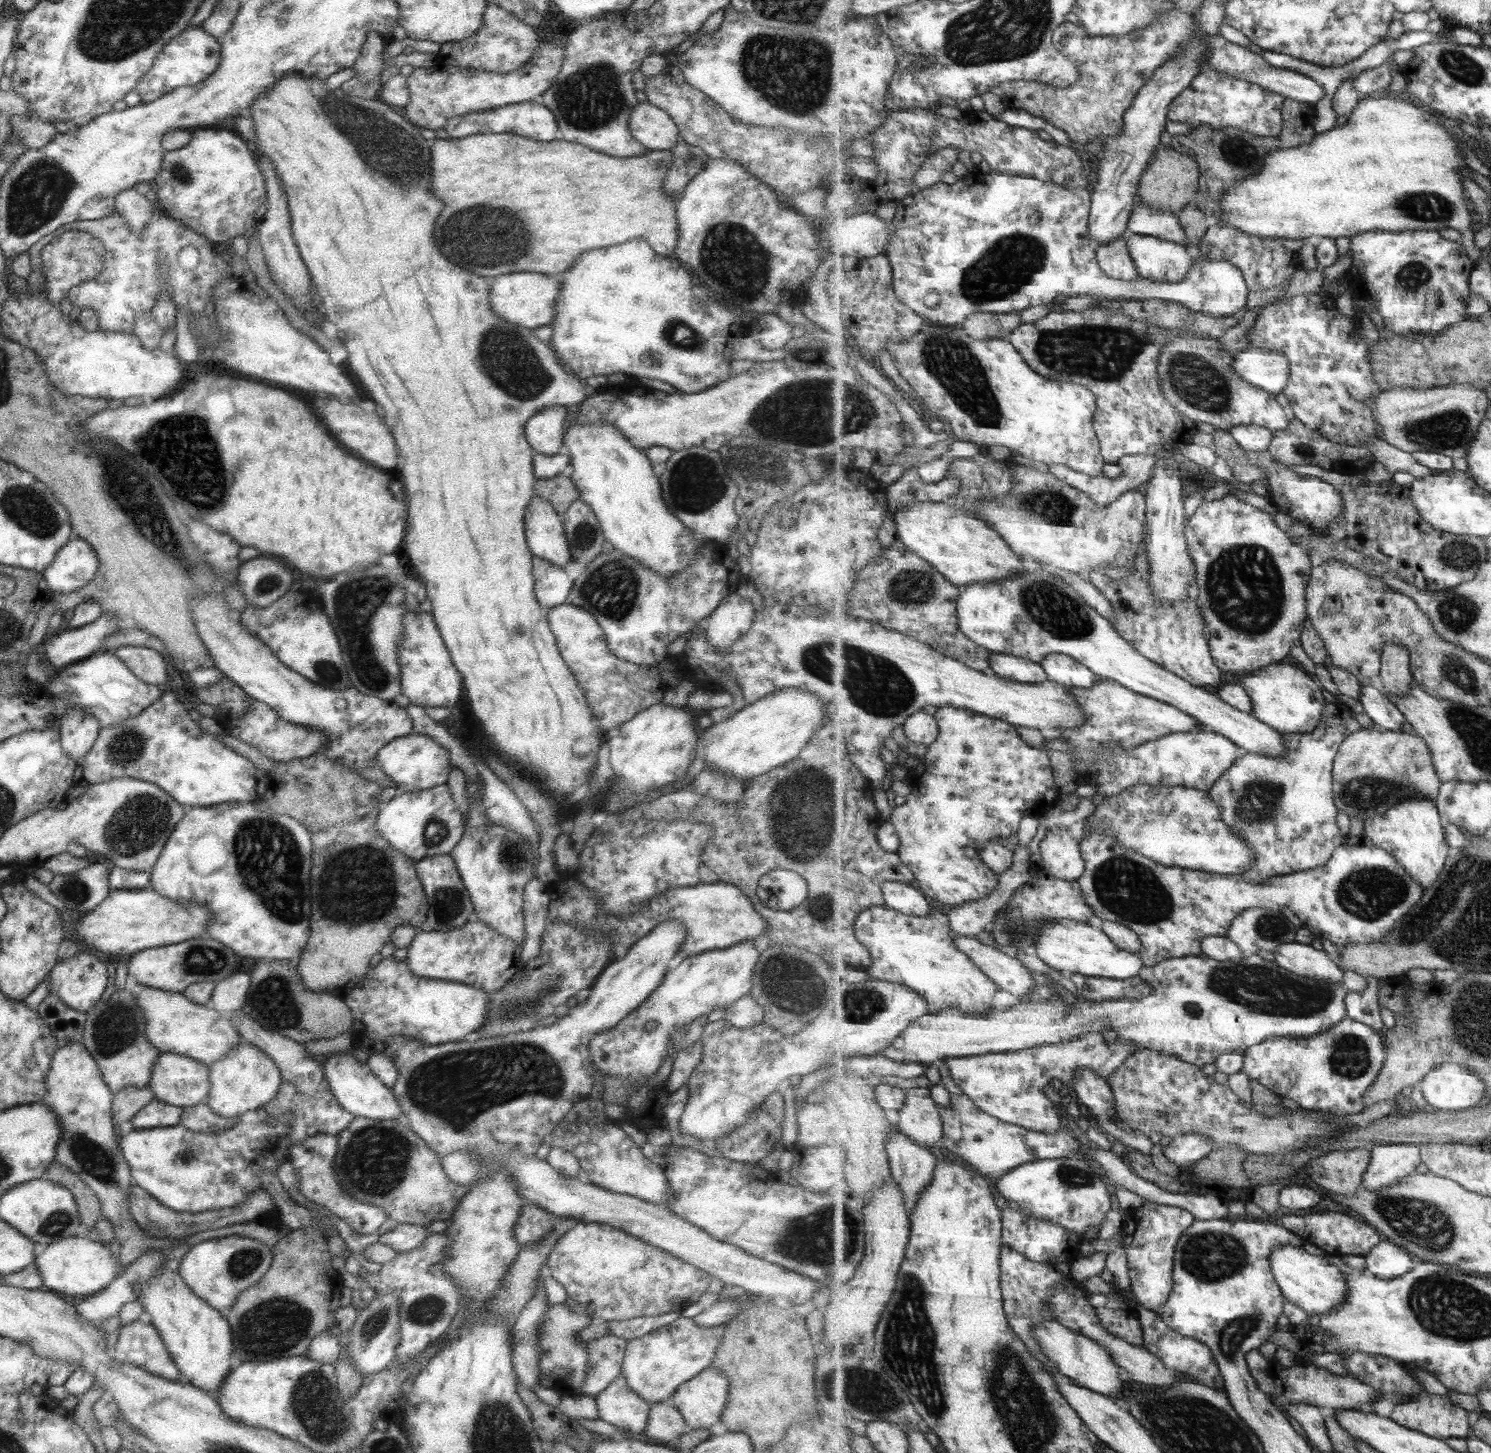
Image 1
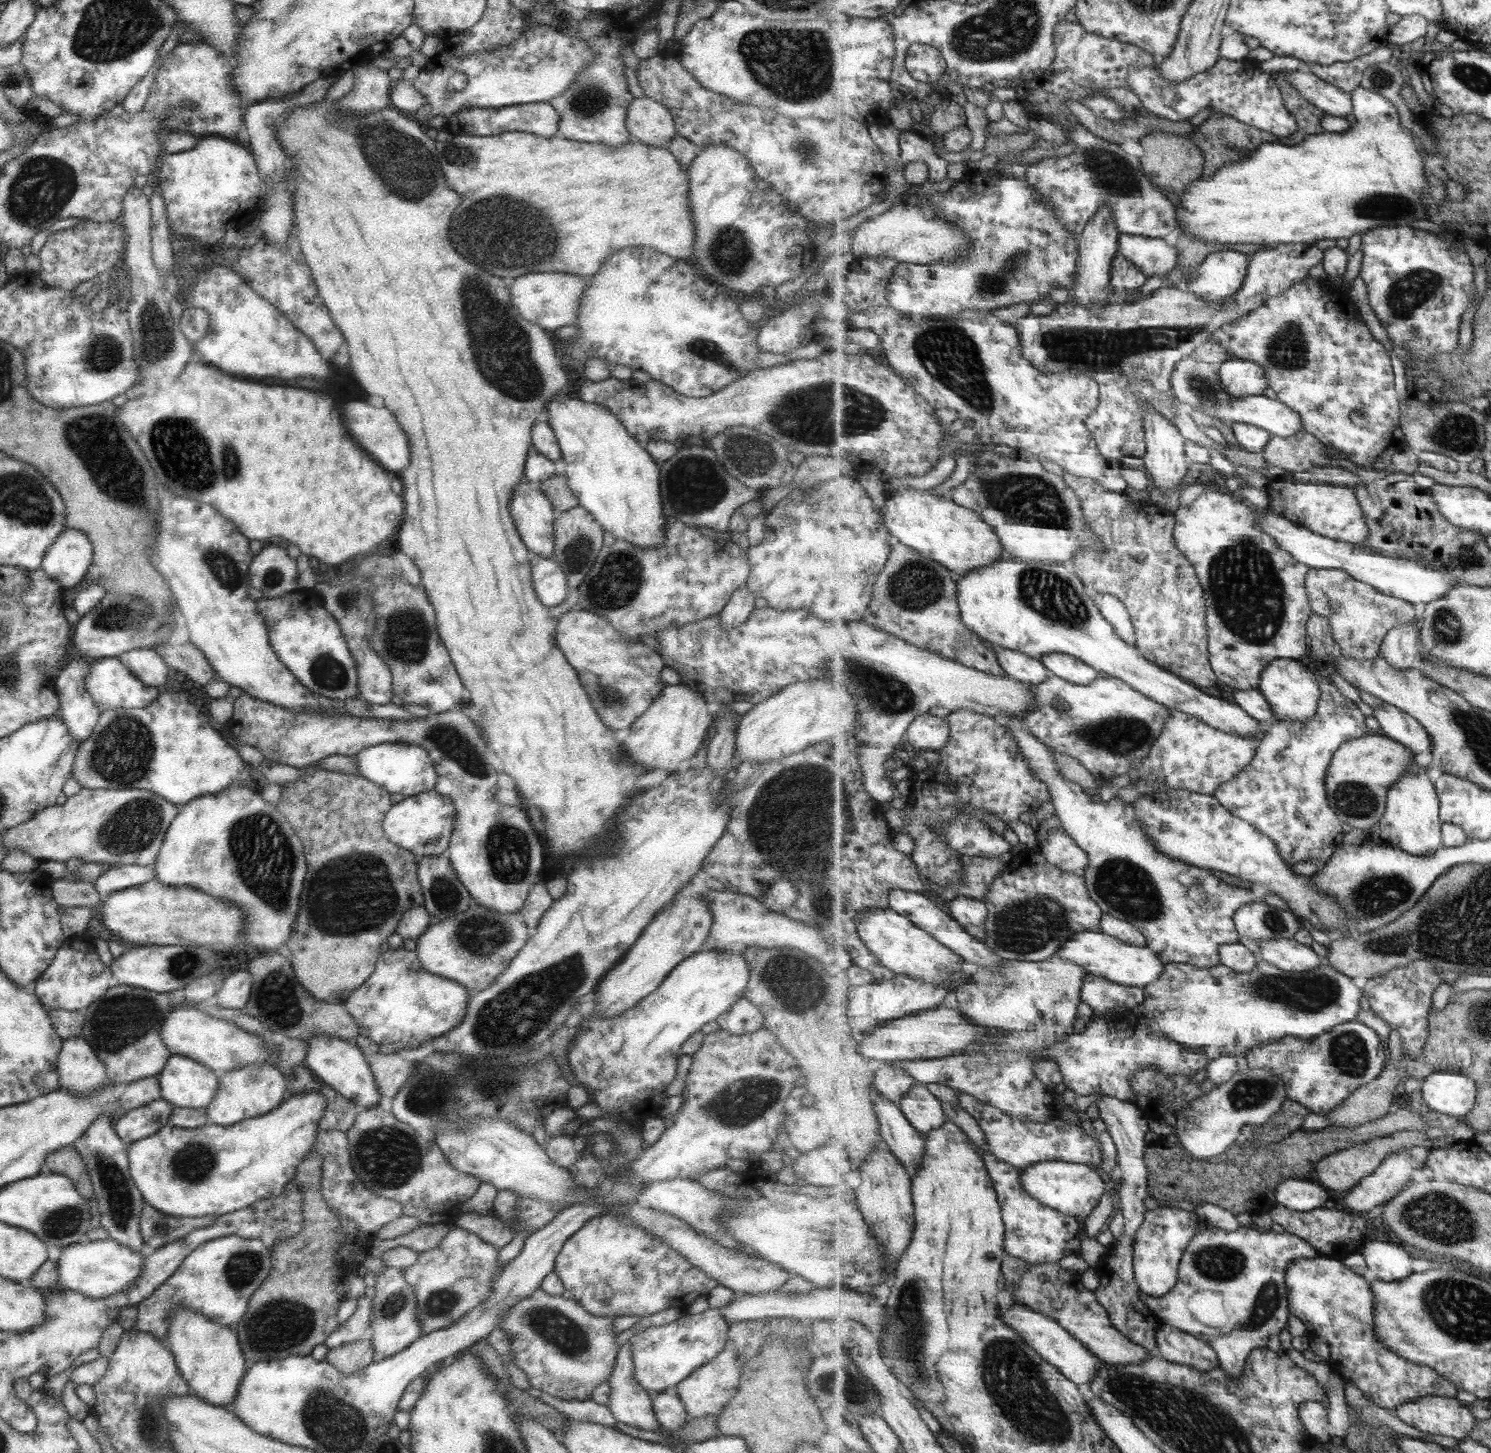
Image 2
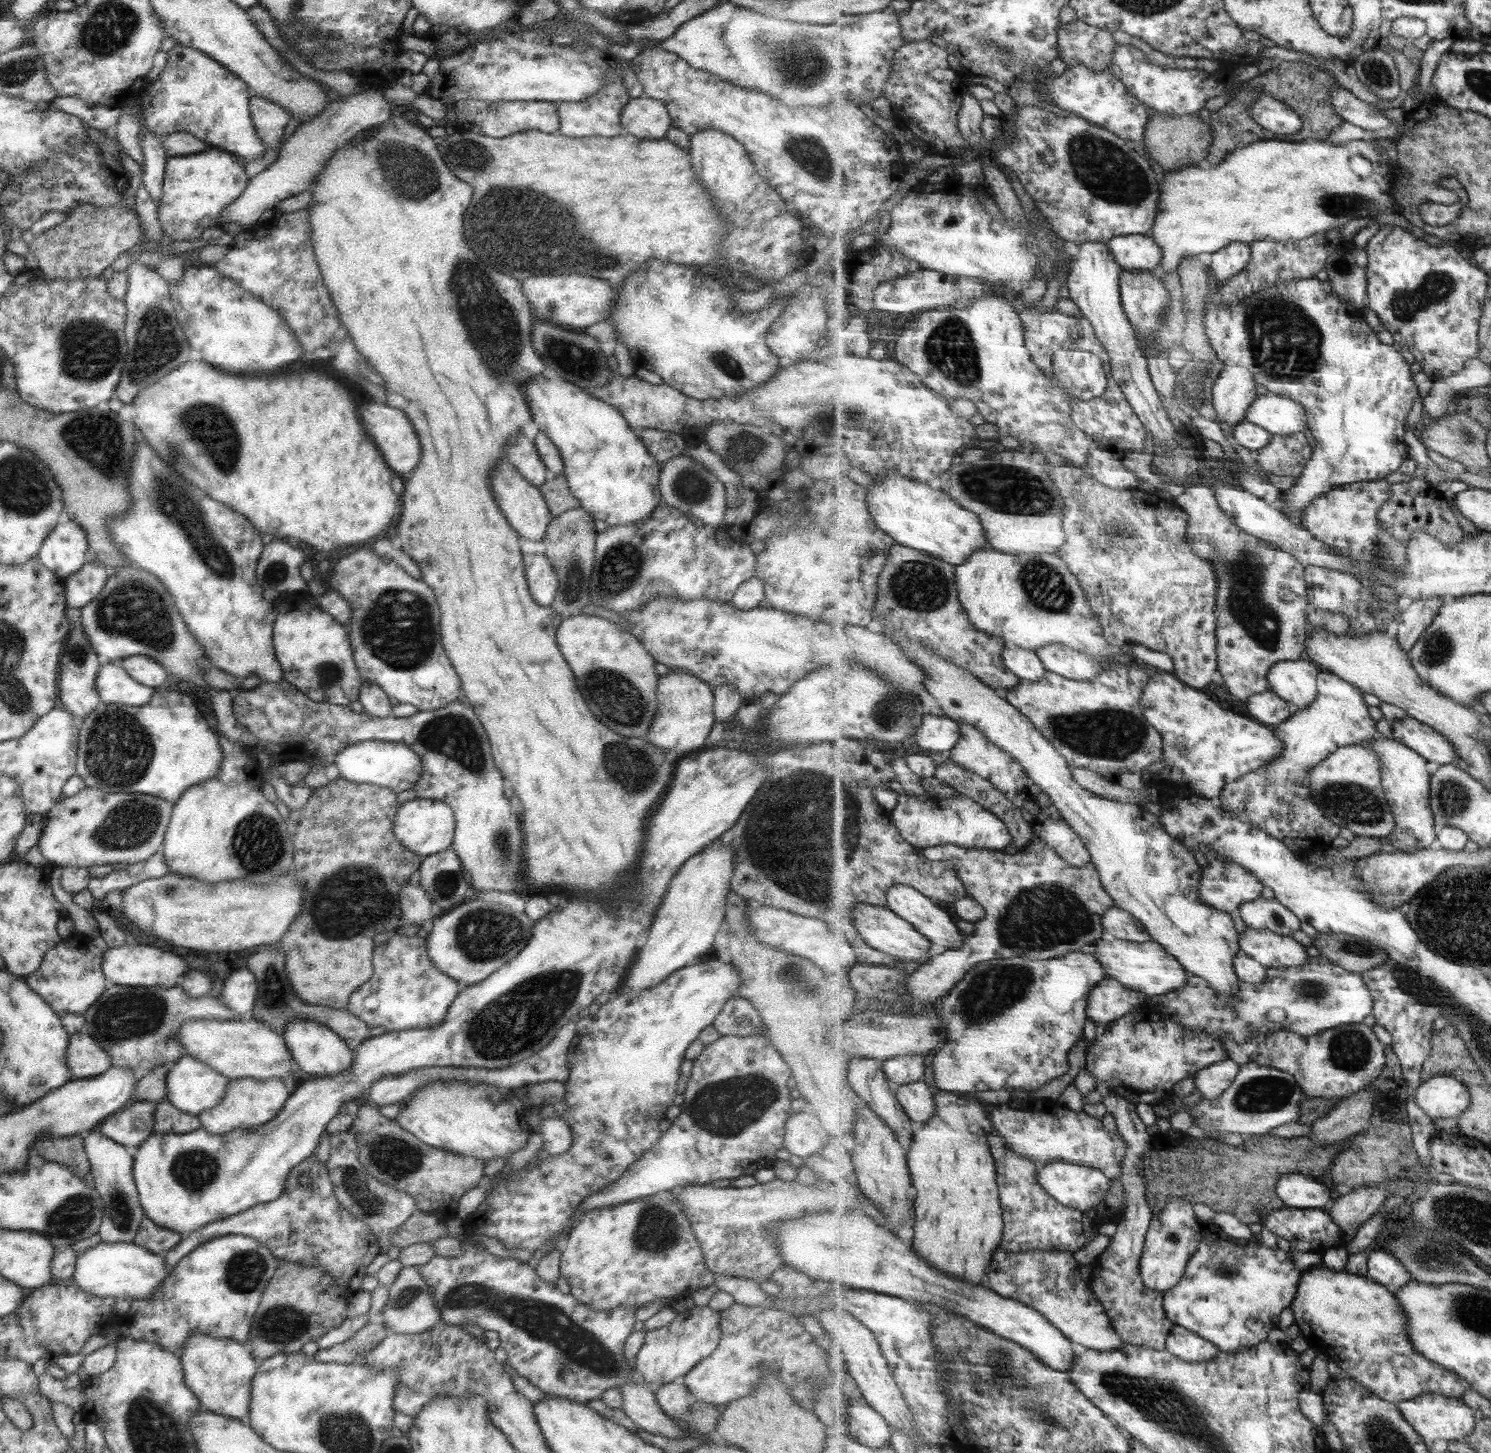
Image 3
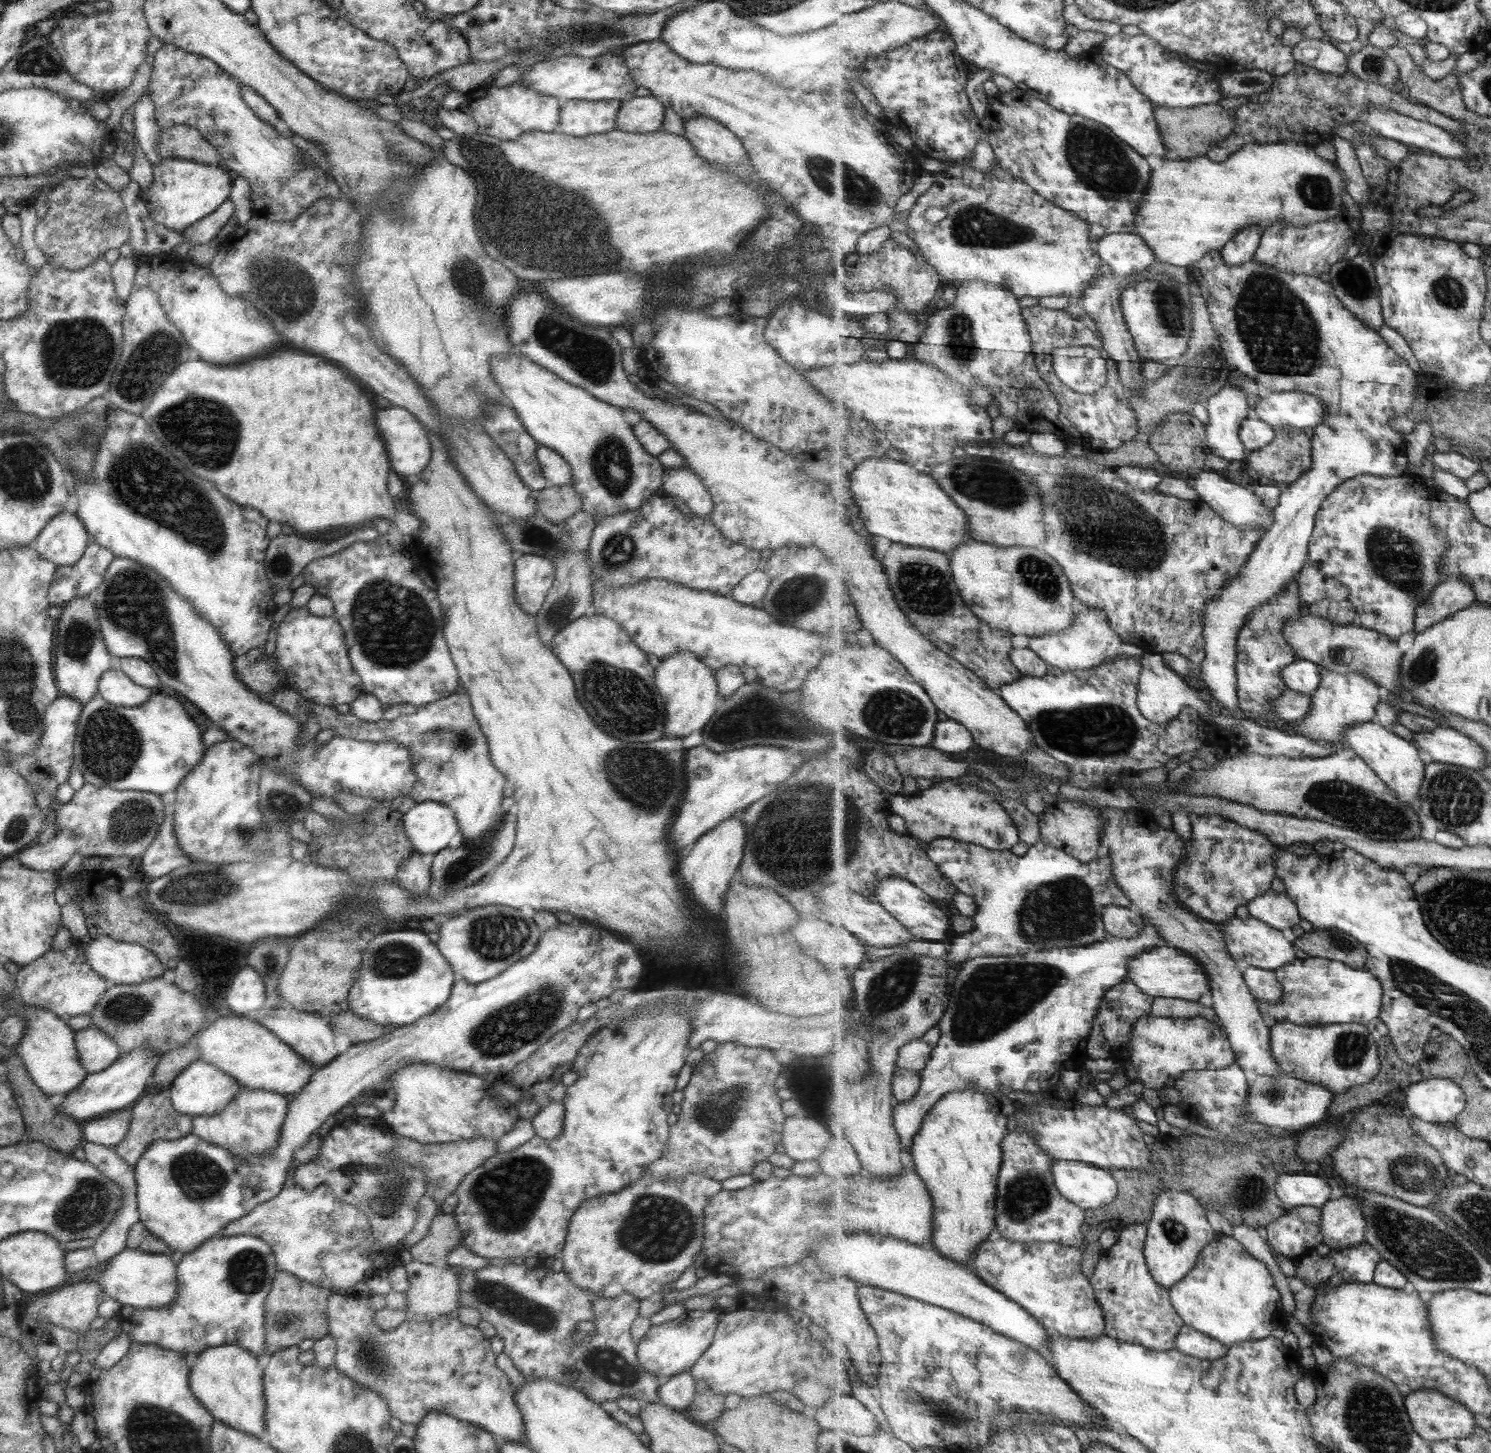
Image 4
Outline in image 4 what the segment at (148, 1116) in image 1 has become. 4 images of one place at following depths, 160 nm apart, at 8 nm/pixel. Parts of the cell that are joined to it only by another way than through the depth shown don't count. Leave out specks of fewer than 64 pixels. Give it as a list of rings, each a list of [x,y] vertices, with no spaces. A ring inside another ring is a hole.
[[[129,1109],[80,1123],[83,1141],[113,1147],[126,1136],[130,1125]]]

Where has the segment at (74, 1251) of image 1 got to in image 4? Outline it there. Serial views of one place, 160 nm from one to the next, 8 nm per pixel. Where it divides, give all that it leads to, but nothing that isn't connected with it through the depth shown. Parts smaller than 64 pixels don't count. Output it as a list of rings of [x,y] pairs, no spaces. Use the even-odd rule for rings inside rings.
[[[125,1247],[113,1259],[109,1259],[96,1274],[97,1289],[100,1290],[105,1298],[117,1300],[121,1306],[132,1307],[135,1309],[143,1308],[163,1308],[174,1299],[176,1291],[176,1265],[171,1261],[170,1254],[146,1253],[136,1249]]]

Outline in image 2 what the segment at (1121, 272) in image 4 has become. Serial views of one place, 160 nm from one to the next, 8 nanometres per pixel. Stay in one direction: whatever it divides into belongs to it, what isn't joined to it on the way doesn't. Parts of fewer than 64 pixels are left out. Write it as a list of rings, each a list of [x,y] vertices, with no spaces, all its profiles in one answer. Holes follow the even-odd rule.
[[[1121,233],[1119,250],[1119,253],[1126,256],[1131,262],[1134,262],[1149,278],[1157,275],[1166,276],[1175,266],[1178,266],[1179,262],[1179,251],[1176,245],[1171,246],[1162,238]]]

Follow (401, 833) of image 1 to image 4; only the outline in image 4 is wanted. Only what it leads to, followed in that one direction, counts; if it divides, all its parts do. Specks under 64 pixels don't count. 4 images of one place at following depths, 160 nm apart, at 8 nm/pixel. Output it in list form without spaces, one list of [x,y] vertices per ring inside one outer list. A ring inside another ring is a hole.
[[[433,801],[415,803],[402,814],[403,835],[411,843],[413,851],[419,855],[435,855],[447,848],[449,840],[459,832],[457,821],[447,805]]]

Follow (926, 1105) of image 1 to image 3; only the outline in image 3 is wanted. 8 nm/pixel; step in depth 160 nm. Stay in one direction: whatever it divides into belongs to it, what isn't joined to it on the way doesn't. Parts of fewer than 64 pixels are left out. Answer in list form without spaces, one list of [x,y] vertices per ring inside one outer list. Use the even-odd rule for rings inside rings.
[[[923,1080],[897,1086],[896,1095],[916,1127],[922,1126],[935,1116],[934,1094],[929,1084],[925,1084]]]

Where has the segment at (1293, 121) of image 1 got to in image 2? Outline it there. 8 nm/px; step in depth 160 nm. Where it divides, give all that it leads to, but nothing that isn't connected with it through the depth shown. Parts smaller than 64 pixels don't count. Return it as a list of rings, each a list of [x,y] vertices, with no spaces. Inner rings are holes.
[[[1281,70],[1274,73],[1275,82],[1282,89],[1282,95],[1286,101],[1286,107],[1295,115],[1298,120],[1298,131],[1291,138],[1275,138],[1285,145],[1299,145],[1303,143],[1308,136],[1324,133],[1326,130],[1322,127],[1322,118],[1327,114],[1312,102],[1309,102],[1304,96],[1284,78],[1284,74],[1291,70]]]

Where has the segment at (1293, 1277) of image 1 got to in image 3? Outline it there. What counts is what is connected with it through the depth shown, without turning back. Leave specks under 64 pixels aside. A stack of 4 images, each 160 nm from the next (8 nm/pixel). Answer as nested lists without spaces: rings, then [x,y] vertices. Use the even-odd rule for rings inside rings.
[[[1325,1266],[1309,1269],[1302,1274],[1291,1308],[1301,1336],[1312,1348],[1324,1352],[1342,1369],[1343,1374],[1361,1382],[1363,1387],[1369,1388],[1389,1403],[1398,1404],[1402,1400],[1413,1400],[1427,1392],[1461,1399],[1469,1388],[1473,1389],[1473,1385],[1457,1373],[1431,1362],[1426,1356],[1415,1351],[1415,1345],[1411,1343],[1411,1333],[1407,1329],[1407,1313],[1403,1311],[1403,1305],[1394,1291],[1369,1276],[1351,1274],[1345,1269],[1337,1272]]]

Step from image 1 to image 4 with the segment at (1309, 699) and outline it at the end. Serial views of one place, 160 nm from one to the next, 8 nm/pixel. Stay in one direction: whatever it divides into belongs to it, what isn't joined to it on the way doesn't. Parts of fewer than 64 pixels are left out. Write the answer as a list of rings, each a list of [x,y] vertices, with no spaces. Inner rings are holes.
[[[1297,659],[1283,670],[1282,677],[1289,689],[1313,694],[1322,683],[1322,667],[1310,660]]]

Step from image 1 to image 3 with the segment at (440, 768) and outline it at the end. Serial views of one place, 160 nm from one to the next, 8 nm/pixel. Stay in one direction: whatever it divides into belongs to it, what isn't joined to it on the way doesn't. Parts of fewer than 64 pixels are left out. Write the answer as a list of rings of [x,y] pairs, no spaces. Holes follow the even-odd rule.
[[[365,741],[346,746],[332,758],[332,771],[337,777],[357,784],[370,784],[388,788],[395,794],[412,792],[421,776],[421,759],[403,743]]]

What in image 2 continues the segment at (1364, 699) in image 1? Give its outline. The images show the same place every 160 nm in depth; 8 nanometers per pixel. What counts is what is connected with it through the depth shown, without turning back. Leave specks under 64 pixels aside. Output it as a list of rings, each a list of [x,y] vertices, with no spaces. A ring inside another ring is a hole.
[[[1383,703],[1374,707],[1373,717],[1387,737],[1402,742],[1415,754],[1421,752],[1431,754],[1434,741],[1431,740],[1427,729],[1414,716],[1403,712],[1395,705]]]

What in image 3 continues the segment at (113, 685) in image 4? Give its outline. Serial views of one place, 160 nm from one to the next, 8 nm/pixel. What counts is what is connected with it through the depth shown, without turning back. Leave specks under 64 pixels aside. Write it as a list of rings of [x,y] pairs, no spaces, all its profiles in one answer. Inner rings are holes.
[[[105,663],[97,669],[95,692],[102,704],[138,707],[153,694],[151,688],[135,682],[121,667]]]

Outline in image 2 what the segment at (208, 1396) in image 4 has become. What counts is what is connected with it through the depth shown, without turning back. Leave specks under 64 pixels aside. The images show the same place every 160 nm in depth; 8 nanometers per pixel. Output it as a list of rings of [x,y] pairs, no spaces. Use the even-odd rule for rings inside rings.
[[[183,1308],[171,1312],[168,1322],[166,1348],[173,1355],[177,1372],[186,1383],[189,1394],[209,1404],[230,1408],[246,1370],[233,1327],[215,1324],[205,1316]]]

